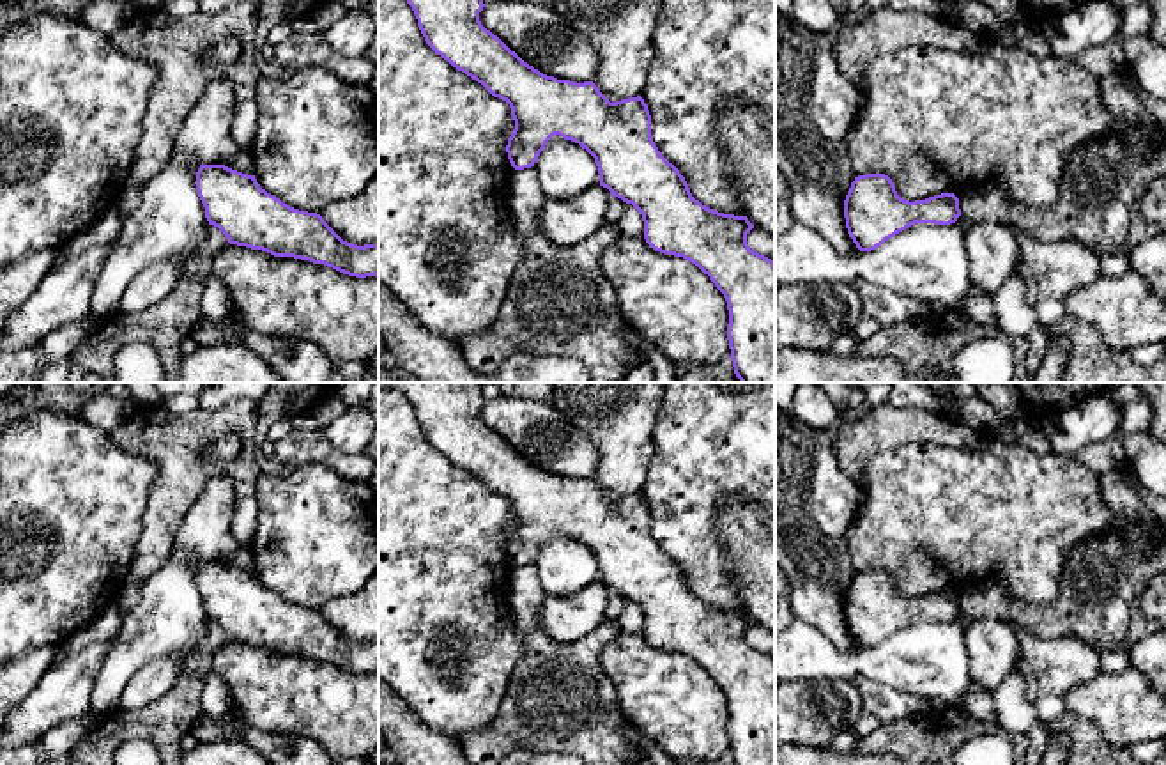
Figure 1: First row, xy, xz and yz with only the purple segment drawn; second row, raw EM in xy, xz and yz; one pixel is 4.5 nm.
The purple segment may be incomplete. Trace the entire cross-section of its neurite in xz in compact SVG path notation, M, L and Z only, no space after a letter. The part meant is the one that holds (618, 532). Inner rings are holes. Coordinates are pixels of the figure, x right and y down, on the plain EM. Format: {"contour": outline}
{"contour": "M379 382L407 397L426 441L458 468L511 505L515 526L506 549L515 567L534 563L547 538L559 531L586 545L598 563L600 583L632 600L644 618L646 639L660 650L695 661L724 691L727 735L734 765L775 765L775 659L747 641L754 625L747 613L713 607L695 597L685 574L651 535L651 512L641 492L610 499L593 478L547 473L524 459L479 418L479 382Z"}

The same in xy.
{"contour": "M200 561L196 588L209 622L218 623L230 641L262 646L274 653L294 653L324 661L343 671L366 675L379 671L379 641L357 643L343 638L317 609L299 607L260 584L255 572L225 561Z"}

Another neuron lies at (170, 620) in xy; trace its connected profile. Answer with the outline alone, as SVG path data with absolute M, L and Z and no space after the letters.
M173 547L165 565L142 584L136 607L124 614L92 689L90 710L99 717L120 708L131 678L161 659L189 662L209 638L205 604L196 588L202 558Z

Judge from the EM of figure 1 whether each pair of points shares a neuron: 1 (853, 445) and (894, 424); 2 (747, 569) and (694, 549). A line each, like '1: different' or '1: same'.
1: same
2: different

